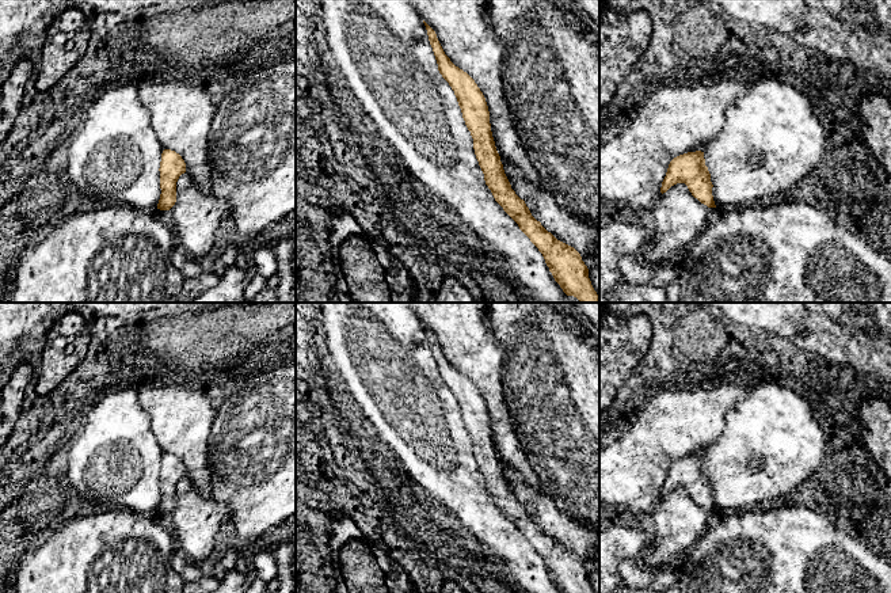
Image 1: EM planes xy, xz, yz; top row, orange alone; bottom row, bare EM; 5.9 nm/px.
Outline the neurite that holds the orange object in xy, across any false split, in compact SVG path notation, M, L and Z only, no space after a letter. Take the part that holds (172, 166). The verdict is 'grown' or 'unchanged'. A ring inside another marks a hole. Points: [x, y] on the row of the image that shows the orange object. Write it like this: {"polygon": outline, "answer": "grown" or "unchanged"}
{"polygon": "M164 149L159 171L161 194L157 209L170 210L176 202L176 182L186 172L186 163L175 151Z", "answer": "unchanged"}

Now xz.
{"polygon": "M424 20L423 23L438 64L438 71L454 91L462 118L473 138L475 155L484 174L486 185L495 201L538 248L555 281L567 296L576 297L579 303L599 303L598 294L589 278L589 269L582 261L580 254L548 232L532 216L525 201L511 189L495 147L490 111L483 92L467 72L450 61L435 31Z", "answer": "unchanged"}

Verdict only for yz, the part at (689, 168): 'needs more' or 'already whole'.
already whole

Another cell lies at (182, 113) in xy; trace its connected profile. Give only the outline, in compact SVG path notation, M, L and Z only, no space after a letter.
M146 79L138 94L163 148L179 153L195 186L210 193L209 138L217 104L209 90L193 81Z

